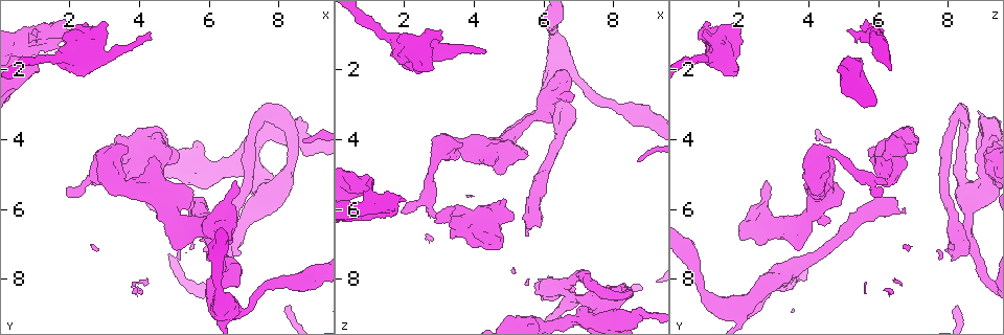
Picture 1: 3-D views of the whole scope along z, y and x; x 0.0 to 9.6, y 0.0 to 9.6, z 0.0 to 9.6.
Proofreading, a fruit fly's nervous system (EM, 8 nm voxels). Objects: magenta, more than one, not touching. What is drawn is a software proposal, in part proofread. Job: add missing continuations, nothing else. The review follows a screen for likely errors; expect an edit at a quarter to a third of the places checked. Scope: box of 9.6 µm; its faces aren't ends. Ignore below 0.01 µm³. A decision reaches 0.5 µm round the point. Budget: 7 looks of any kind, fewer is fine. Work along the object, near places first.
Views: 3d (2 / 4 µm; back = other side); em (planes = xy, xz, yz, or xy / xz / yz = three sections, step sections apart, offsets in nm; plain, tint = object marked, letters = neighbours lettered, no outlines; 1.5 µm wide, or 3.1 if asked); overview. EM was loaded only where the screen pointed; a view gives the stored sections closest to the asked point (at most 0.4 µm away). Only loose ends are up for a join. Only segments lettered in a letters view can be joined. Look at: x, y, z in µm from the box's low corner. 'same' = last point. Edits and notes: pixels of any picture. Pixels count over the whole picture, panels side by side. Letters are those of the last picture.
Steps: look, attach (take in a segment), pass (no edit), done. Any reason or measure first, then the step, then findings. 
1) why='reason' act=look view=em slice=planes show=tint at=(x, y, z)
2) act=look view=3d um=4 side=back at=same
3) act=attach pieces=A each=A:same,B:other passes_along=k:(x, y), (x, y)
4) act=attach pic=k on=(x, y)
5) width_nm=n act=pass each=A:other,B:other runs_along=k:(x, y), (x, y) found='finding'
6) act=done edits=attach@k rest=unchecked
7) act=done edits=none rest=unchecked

why='thick end' act=look view=3d um=4 at=(6.05, 7.50, 8.10)

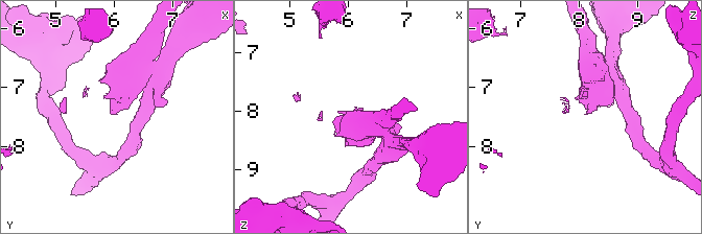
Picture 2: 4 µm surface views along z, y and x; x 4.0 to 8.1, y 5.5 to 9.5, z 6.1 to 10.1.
why='need the tissue' act=look view=em slice=planes show=letters at=(6.05, 7.45, 8.10)

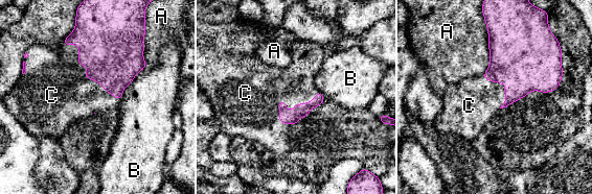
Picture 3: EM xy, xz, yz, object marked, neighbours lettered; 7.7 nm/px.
act=attach pieces=C each=A:other,B:other,C:same found='the neuron continues'

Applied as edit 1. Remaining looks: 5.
why='thick end' act=look view=em slice=planes show=letters at=(5.60, 6.90, 3.35)

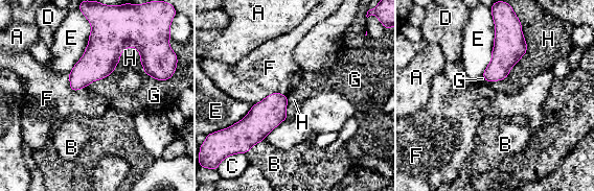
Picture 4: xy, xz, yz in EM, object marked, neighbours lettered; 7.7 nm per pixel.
act=pass each=A:other,B:other,C:other,D:other,E:other,F:other,G:other,H:other border=4:(521, 24), (526, 52), (487, 82) found='none of them fits'

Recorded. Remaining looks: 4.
why='free end' act=look view=3d um=4 side=back at=(4.35, 1.00, 1.50)

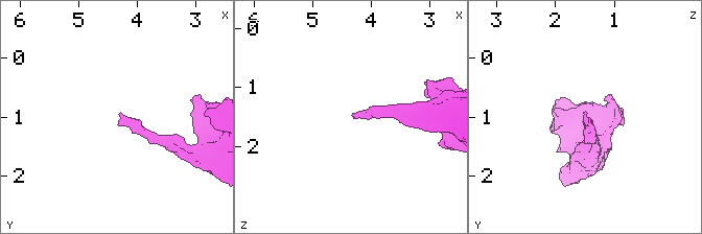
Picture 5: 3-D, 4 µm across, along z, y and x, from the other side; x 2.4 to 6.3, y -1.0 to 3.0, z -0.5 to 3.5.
act=look view=em slice=planes show=tint at=(4.30, 0.90, 1.50)

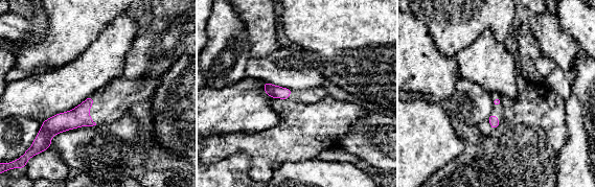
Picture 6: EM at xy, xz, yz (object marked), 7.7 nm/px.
why='see the neighbours' act=look view=em slice=planes show=letters at=same

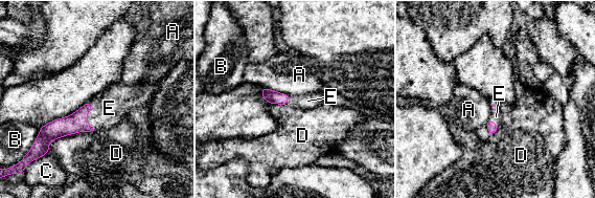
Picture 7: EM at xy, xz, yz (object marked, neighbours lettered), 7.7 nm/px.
act=attach pieces=E each=A:other,B:other,C:other,D:other,E:same found='the neuron continues'

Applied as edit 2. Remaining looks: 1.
act=done edits=attach@3,attach@7 rest=unchecked

